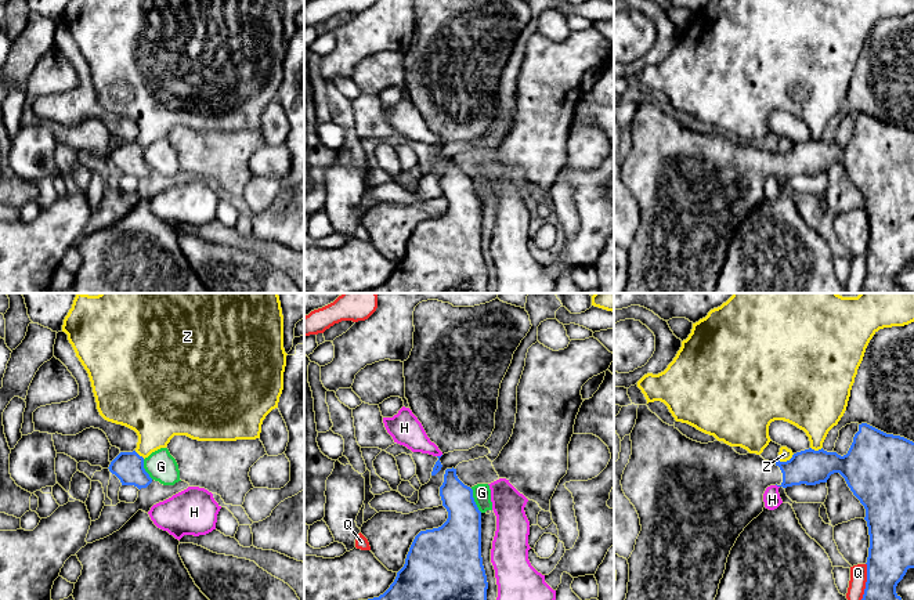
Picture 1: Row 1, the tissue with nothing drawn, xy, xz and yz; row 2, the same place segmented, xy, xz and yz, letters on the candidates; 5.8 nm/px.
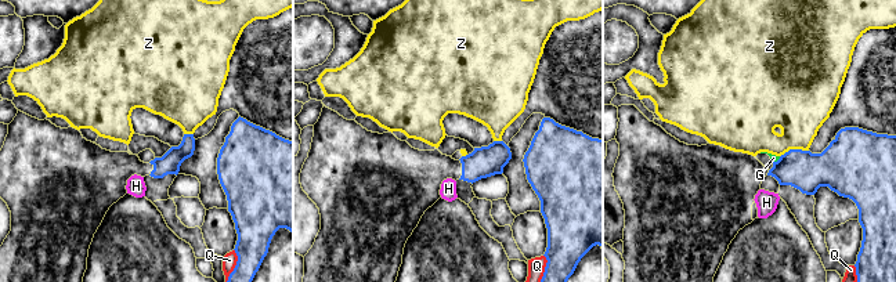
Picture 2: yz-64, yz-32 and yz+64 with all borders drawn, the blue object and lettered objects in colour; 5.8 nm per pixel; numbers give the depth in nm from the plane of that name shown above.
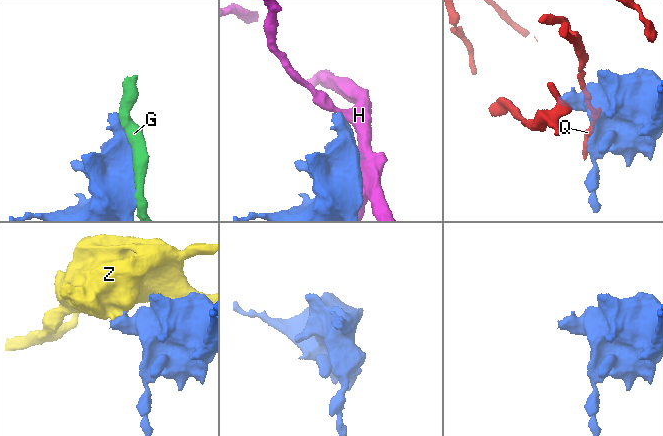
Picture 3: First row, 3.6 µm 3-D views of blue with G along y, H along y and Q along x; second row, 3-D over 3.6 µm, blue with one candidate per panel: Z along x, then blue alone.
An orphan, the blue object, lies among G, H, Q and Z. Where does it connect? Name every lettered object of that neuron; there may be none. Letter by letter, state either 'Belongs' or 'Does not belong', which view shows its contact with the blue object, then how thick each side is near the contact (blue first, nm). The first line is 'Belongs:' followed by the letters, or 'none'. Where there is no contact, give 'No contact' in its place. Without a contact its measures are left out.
Belongs: none
G: Does not belong. Touches blue in xz. Thickness 280 nm (blue) against 110 nm
H: Does not belong. Touches blue in yz. Thickness 200 nm (blue) against 100 nm
Q: Does not belong. Touches blue in yz. Thickness 260 nm (blue) against 100 nm
Z: Does not belong. Touches blue in yz. Thickness 200 nm (blue) against 70 nm

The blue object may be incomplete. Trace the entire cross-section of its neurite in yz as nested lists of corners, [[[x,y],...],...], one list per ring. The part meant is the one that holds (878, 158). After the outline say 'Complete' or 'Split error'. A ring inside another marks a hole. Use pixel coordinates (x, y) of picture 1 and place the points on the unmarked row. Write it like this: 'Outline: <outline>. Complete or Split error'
Outline: [[[639,95],[637,98],[637,109],[636,115],[631,123],[632,131],[632,145],[629,153],[626,155],[621,176],[625,187],[631,191],[635,196],[639,209],[642,221],[636,229],[635,241],[632,242],[631,247],[628,249],[629,254],[629,272],[628,272],[628,283],[625,293],[714,293],[720,270],[723,268],[727,247],[730,245],[731,238],[734,236],[737,228],[744,221],[744,218],[756,209],[765,198],[763,184],[767,177],[777,176],[777,177],[792,177],[792,176],[816,176],[820,173],[827,173],[831,165],[839,163],[853,185],[860,191],[860,194],[866,199],[866,207],[870,225],[870,238],[868,238],[868,247],[867,247],[867,272],[864,285],[860,293],[904,293],[902,288],[896,283],[897,274],[903,270],[908,259],[914,259],[914,133],[893,124],[886,124],[867,113],[859,115],[859,122],[853,127],[853,133],[846,145],[841,147],[837,142],[827,142],[823,138],[814,141],[812,138],[796,142],[792,148],[787,152],[776,152],[772,153],[765,151],[761,145],[756,144],[747,144],[740,145],[737,144],[733,137],[727,134],[722,134],[720,131],[714,131],[708,134],[701,134],[693,131],[683,126],[675,116],[669,116],[664,113],[655,104],[653,104],[647,95]]]. Split error

